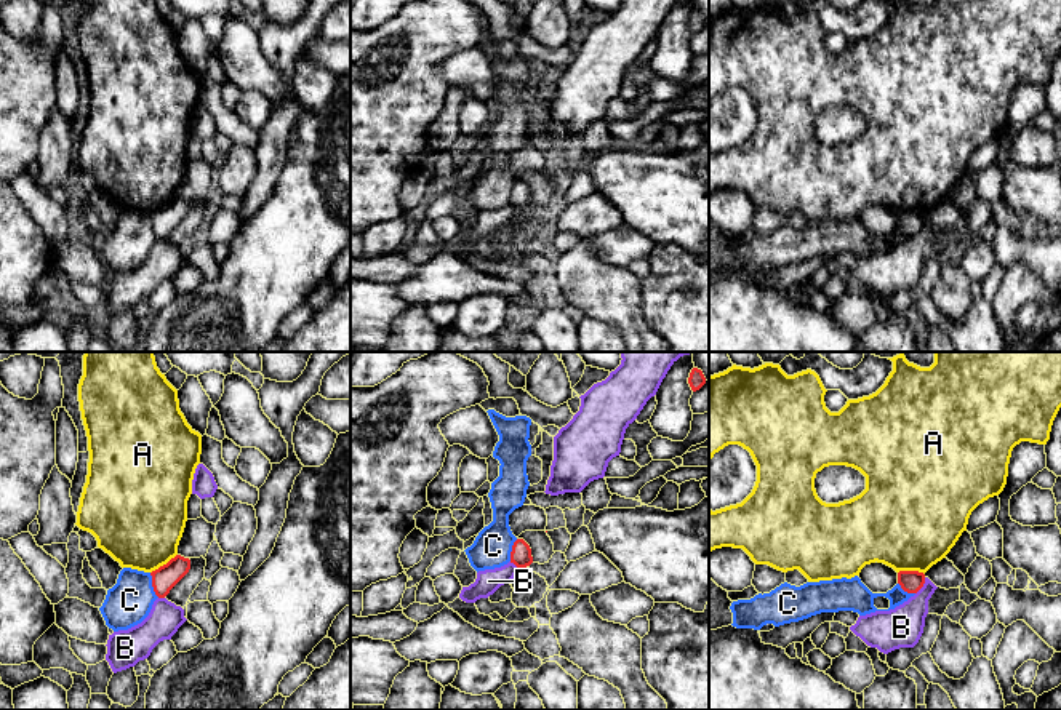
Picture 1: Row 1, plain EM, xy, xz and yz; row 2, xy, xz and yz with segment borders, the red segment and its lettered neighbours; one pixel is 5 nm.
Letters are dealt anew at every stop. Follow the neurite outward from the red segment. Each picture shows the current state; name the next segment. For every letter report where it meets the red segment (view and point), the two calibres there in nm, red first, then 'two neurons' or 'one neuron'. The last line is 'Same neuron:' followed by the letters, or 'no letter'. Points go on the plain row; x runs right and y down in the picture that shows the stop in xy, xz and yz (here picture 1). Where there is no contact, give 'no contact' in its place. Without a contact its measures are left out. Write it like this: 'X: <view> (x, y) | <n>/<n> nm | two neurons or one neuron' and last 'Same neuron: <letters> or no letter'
A: xy (164, 207) | 120/440 nm | two neurons
B: yz (922, 227) | 110/200 nm | two neurons
C: xy (152, 227) | 120/220 nm | two neurons
Same neuron: no letter

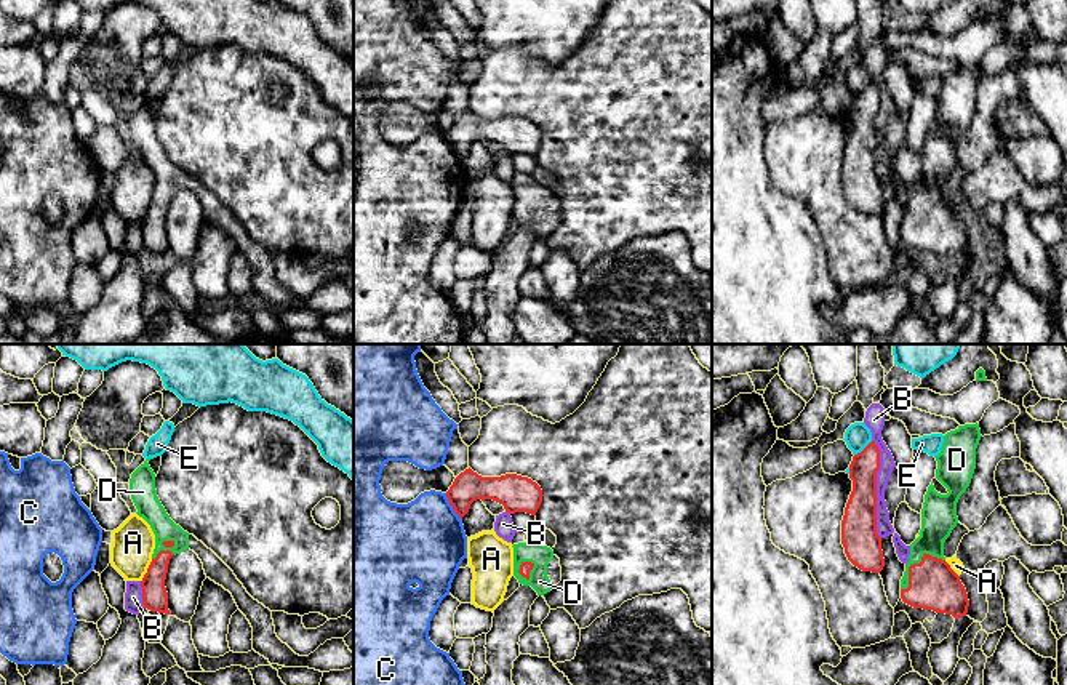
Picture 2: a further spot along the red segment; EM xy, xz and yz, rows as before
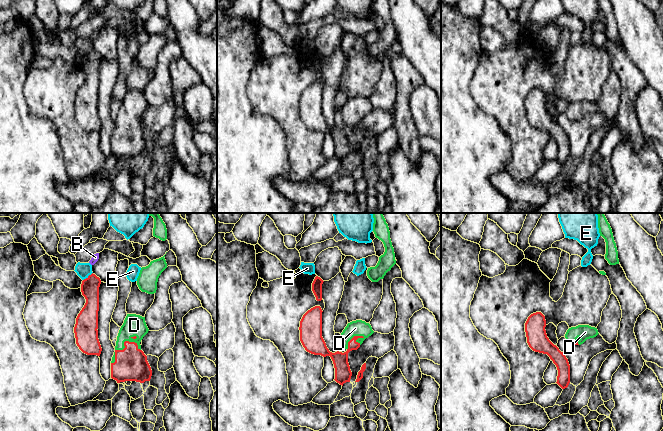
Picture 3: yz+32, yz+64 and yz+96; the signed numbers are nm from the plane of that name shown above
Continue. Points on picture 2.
A: xy (147, 212) | 130/220 nm | two neurons
B: yz (875, 130) | 180/80 nm | two neurons
C: xz (451, 146) | 160/420 nm | two neurons
D: yz (914, 205) | 240/170 nm | one neuron
E: yz (864, 90) | 140/140 nm | two neurons
Same neuron: D

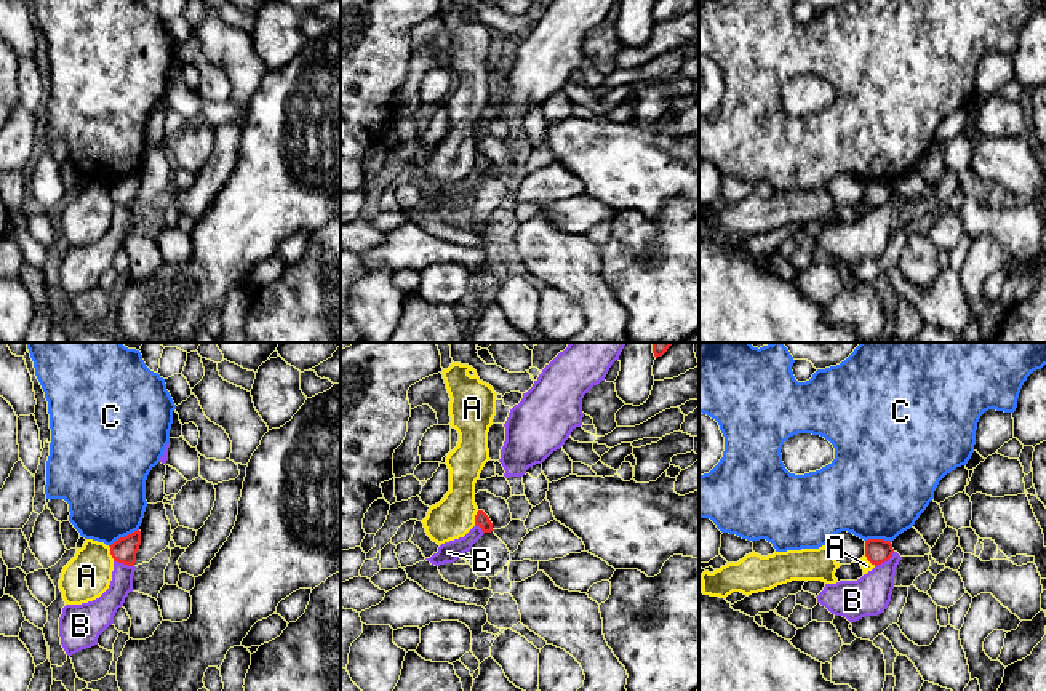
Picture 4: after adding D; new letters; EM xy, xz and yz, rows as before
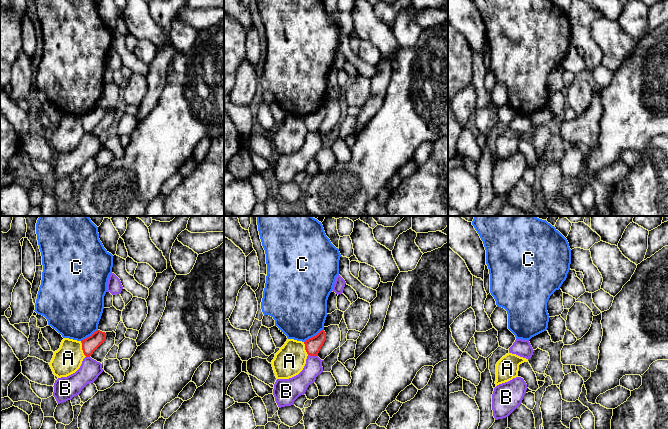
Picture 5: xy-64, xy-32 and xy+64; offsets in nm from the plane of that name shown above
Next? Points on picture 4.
A: xy (111, 195) | 130/240 nm | two neurons
B: yz (885, 202) | 130/200 nm | two neurons
C: xy (125, 178) | 130/400 nm | two neurons
Same neuron: no letter

